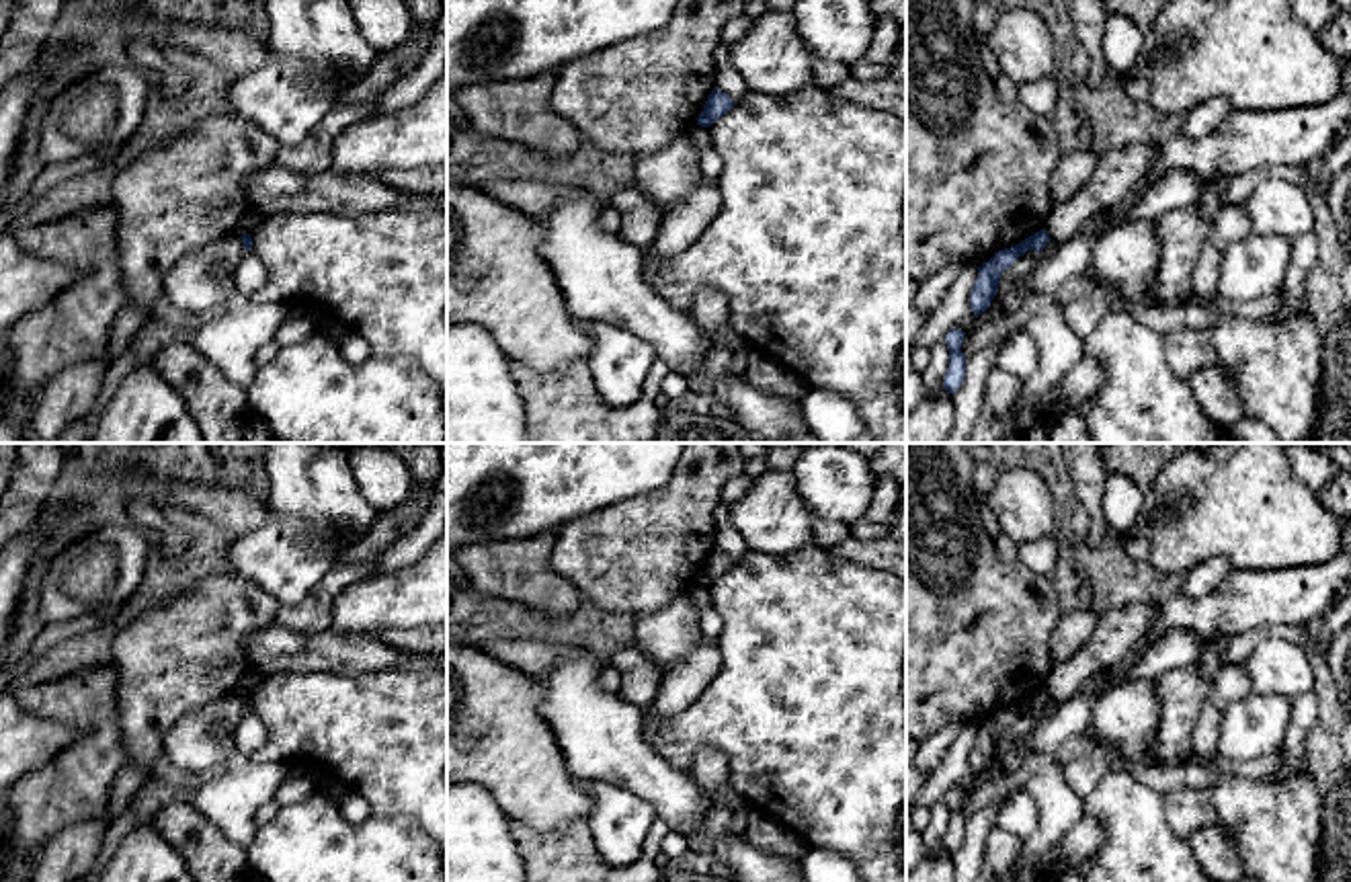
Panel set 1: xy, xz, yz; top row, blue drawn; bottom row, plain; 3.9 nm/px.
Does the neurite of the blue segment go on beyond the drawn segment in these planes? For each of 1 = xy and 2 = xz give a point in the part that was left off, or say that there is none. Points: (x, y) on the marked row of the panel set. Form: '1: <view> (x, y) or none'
1: none
2: none

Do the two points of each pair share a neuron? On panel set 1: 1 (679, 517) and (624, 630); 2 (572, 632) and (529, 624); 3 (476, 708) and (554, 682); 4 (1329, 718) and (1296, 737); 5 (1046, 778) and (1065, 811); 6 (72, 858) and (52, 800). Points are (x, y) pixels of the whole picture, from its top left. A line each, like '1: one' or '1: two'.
1: two
2: one
3: two
4: two
5: one
6: two

